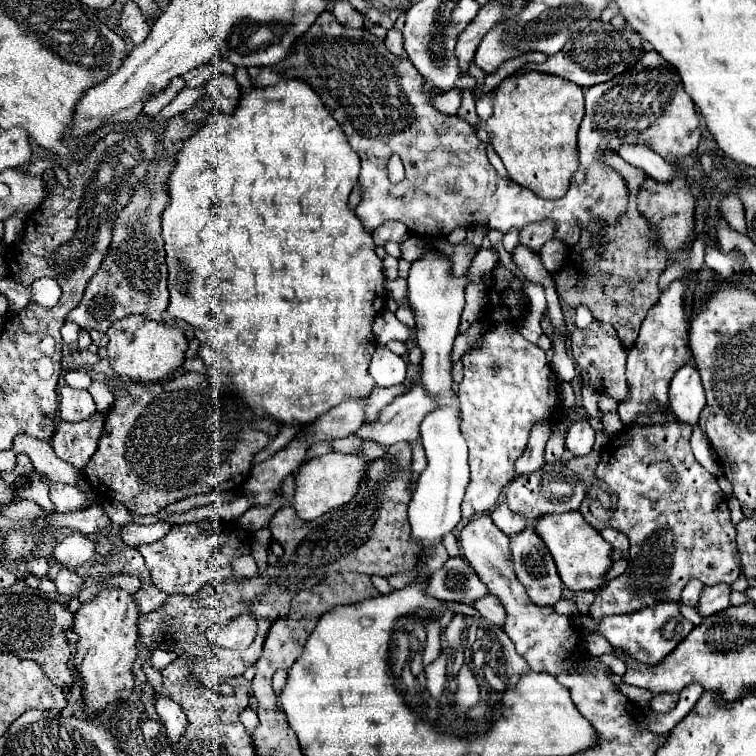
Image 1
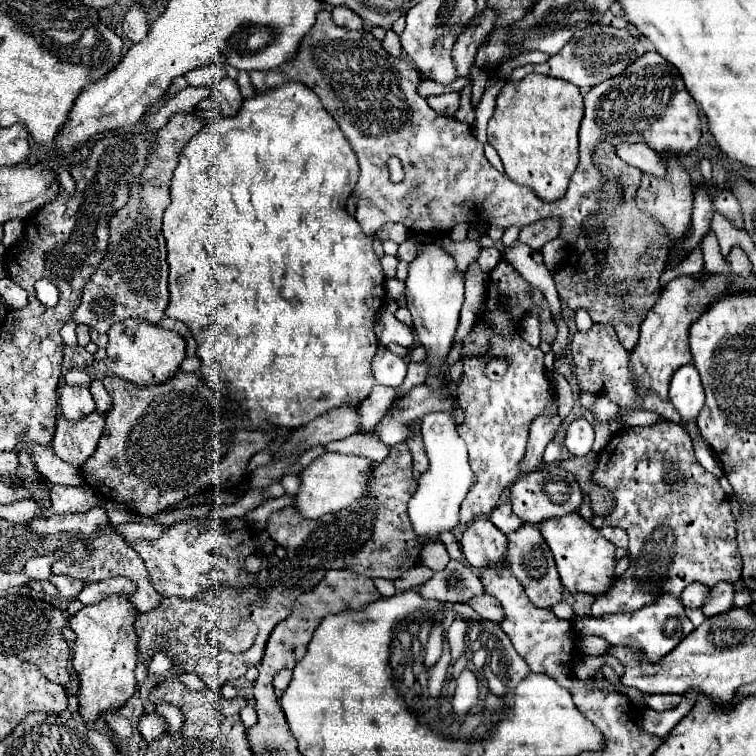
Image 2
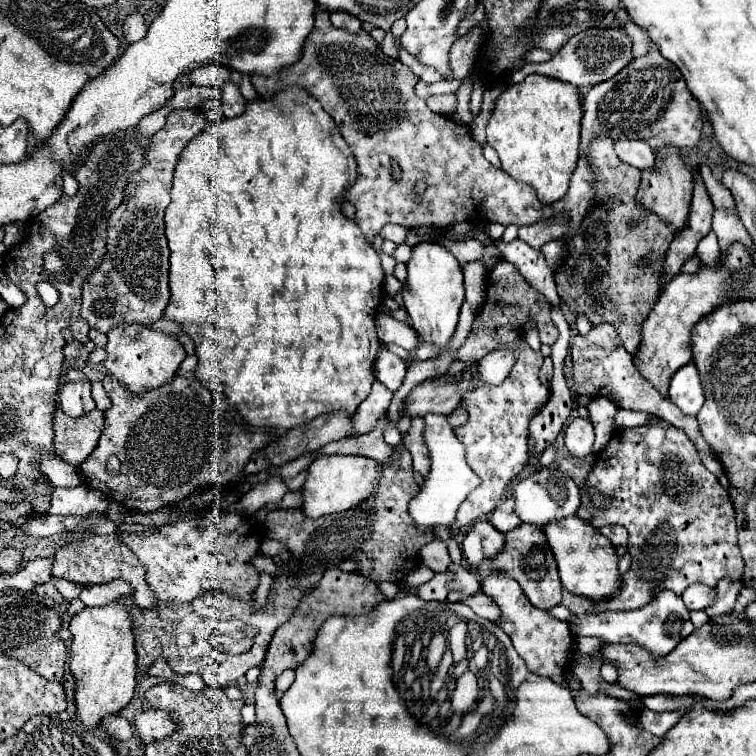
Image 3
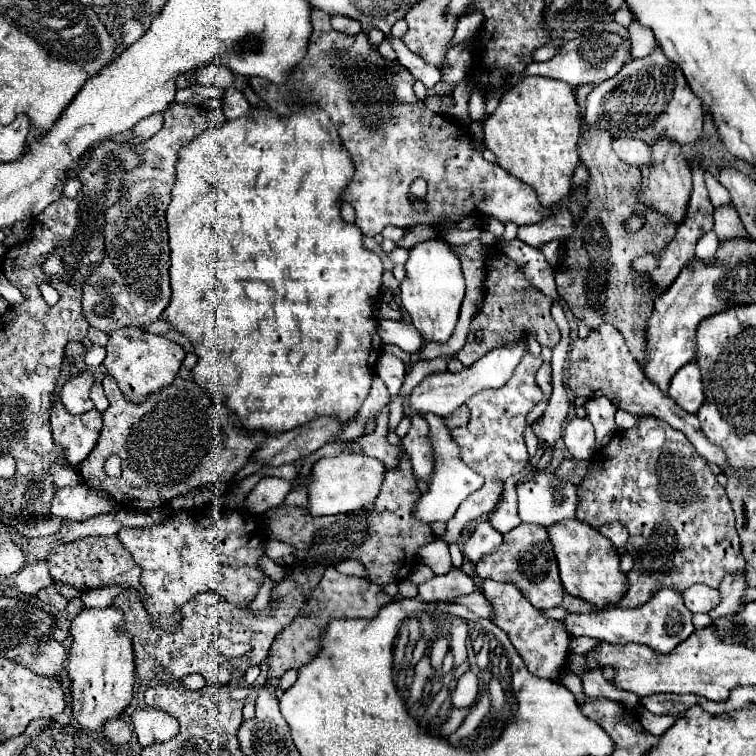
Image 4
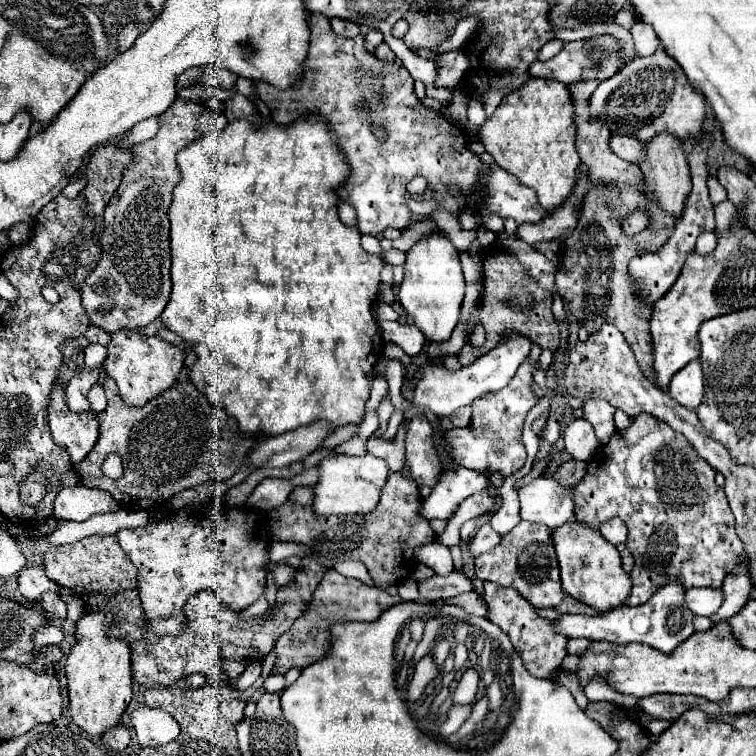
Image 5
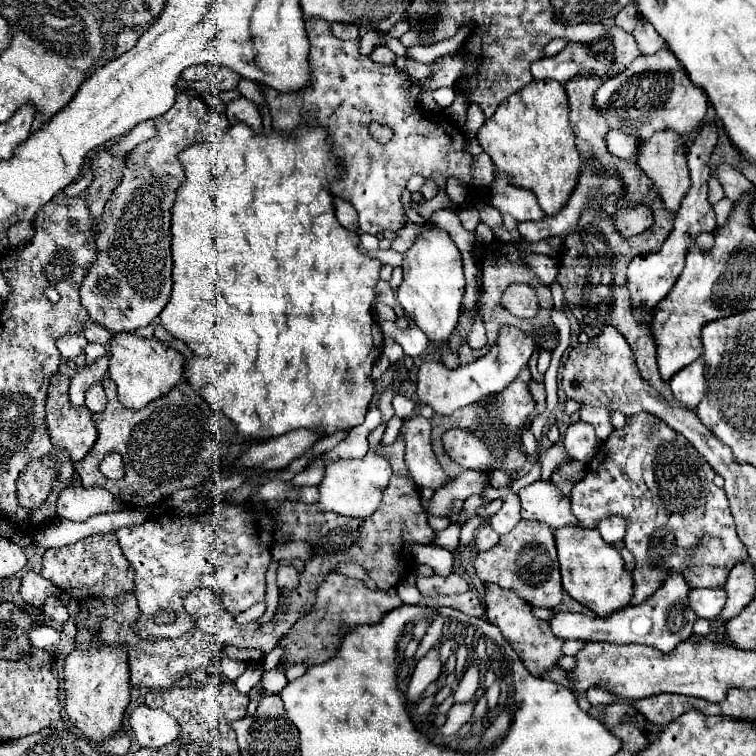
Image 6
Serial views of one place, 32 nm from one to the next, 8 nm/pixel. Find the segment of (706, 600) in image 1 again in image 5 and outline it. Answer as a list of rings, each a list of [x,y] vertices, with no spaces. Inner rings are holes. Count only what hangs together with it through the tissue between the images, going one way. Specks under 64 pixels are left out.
[[[736,568],[736,572],[730,572],[724,578],[724,584],[720,588],[724,594],[724,602],[710,618],[716,622],[716,620],[726,620],[726,618],[732,618],[734,614],[738,614],[742,610],[742,606],[748,602],[750,588],[752,588],[752,584],[748,584],[746,568]]]

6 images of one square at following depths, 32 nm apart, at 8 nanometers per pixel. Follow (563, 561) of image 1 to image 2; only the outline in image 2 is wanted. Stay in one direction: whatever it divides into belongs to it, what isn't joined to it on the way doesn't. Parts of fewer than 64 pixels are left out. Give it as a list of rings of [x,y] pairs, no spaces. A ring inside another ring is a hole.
[[[578,512],[566,514],[562,518],[548,518],[538,524],[540,534],[544,536],[546,544],[552,550],[552,556],[558,566],[558,574],[562,584],[570,592],[588,592],[588,594],[602,594],[610,588],[614,580],[614,546],[600,536],[596,528],[592,528]]]

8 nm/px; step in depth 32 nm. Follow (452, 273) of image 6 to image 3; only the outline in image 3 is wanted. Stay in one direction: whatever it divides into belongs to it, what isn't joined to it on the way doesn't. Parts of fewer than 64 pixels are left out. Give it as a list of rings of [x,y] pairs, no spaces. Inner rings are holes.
[[[432,242],[418,244],[408,262],[408,278],[404,280],[402,298],[412,318],[412,328],[418,332],[418,338],[426,344],[436,346],[436,350],[442,354],[456,330],[458,312],[464,302],[464,280],[456,258],[444,246]]]

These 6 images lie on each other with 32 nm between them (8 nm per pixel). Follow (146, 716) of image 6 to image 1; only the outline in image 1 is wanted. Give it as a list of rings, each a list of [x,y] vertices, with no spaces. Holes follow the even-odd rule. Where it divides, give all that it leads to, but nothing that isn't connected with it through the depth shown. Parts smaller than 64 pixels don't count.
[[[146,720],[146,722],[142,722],[142,734],[144,734],[144,738],[146,738],[148,742],[154,742],[154,740],[162,738],[164,730],[162,730],[162,724],[160,724],[160,722],[156,722],[156,720]]]

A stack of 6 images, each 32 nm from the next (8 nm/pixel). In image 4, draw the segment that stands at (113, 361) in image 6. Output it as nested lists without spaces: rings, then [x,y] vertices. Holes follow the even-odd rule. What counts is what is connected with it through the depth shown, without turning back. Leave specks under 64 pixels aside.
[[[128,326],[128,328],[114,330],[108,336],[110,336],[110,340],[106,344],[108,356],[104,360],[104,366],[106,366],[108,374],[116,378],[124,396],[132,402],[142,402],[144,398],[148,398],[148,394],[168,386],[176,378],[176,374],[182,366],[182,360],[186,358],[186,352],[182,350],[180,344],[176,344],[160,334],[150,334],[144,328]]]

